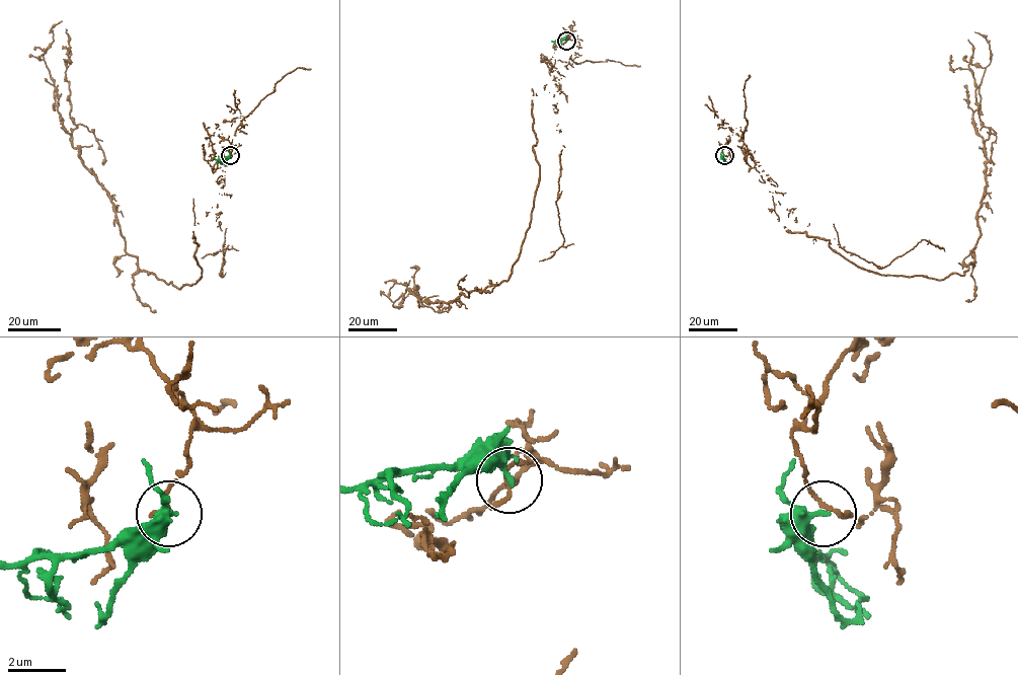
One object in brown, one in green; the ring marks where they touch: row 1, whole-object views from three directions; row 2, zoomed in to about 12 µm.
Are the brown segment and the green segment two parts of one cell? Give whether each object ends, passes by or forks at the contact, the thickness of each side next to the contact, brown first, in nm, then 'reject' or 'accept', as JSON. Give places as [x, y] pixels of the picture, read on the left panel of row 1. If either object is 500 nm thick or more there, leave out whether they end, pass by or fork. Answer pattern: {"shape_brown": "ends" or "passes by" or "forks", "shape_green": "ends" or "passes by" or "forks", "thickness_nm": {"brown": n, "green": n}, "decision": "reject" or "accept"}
{"shape_brown": "ends", "shape_green": "passes by", "thickness_nm": {"brown": 180, "green": 240}, "decision": "reject"}

